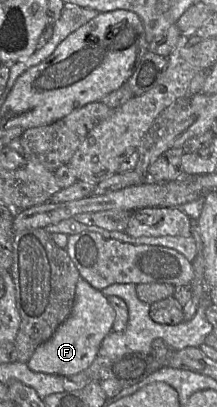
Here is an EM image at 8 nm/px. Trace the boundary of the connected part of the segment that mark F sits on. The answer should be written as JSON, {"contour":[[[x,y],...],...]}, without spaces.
{"contour":[[[80,277],[71,314],[48,341],[35,349],[27,366],[34,372],[60,376],[70,376],[85,370],[98,356],[103,339],[112,331],[114,319],[115,311],[107,297]]]}

